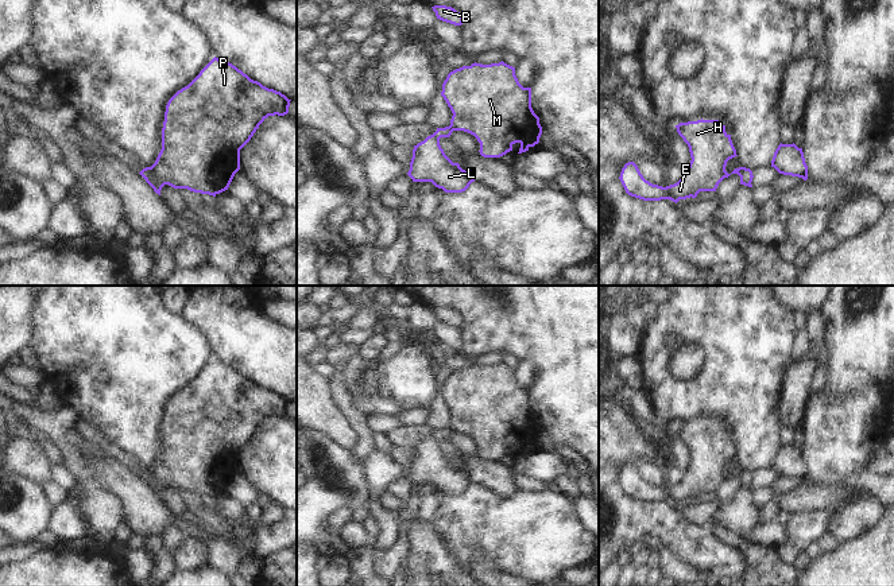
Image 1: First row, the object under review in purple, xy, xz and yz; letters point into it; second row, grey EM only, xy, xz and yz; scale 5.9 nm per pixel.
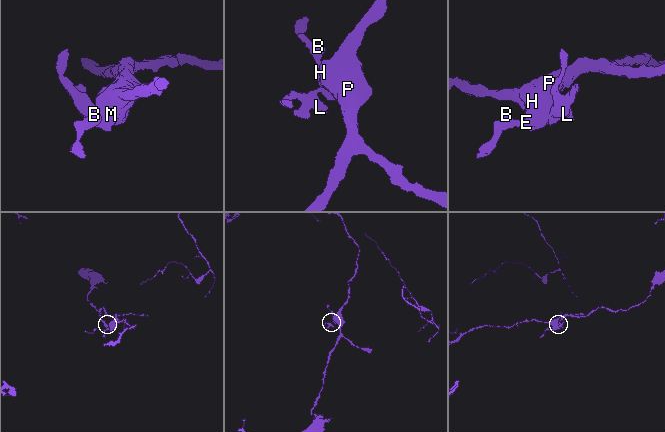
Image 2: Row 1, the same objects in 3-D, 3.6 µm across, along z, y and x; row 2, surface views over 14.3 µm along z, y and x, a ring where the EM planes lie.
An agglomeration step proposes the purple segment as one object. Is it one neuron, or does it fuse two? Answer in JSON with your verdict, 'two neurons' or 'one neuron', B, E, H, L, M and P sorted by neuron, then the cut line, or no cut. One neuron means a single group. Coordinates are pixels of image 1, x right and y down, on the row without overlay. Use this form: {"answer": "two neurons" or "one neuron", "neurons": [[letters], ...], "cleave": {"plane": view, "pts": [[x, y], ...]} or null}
{"answer": "two neurons", "neurons": [["B", "E", "H", "M", "P"], ["L"]], "cleave": {"plane": "xy", "pts": [[147, 469], [165, 485]]}}

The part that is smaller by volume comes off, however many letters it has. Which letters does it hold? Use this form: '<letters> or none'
L

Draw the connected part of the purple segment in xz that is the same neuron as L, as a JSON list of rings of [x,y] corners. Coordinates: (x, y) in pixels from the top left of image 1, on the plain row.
[[[450,427],[437,430],[433,436],[414,447],[407,474],[413,484],[431,484],[445,494],[463,494],[475,484],[473,478],[458,465],[453,465],[440,447],[440,441],[449,439],[453,432]]]

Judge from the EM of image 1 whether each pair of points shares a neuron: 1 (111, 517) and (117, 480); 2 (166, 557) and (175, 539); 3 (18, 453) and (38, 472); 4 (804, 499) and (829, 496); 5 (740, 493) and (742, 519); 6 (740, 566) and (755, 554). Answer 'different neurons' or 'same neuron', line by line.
1: different neurons
2: different neurons
3: same neuron
4: same neuron
5: same neuron
6: different neurons

